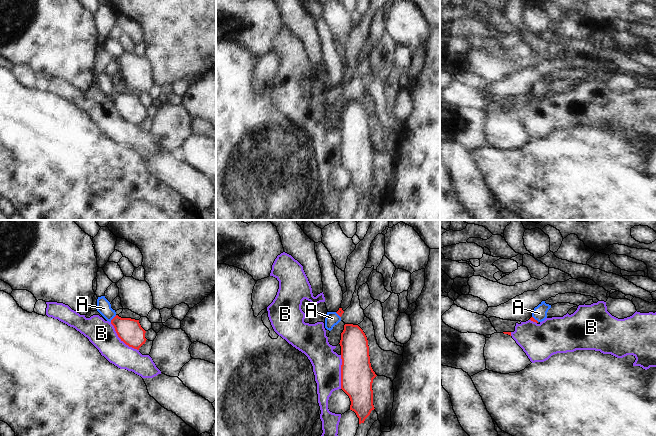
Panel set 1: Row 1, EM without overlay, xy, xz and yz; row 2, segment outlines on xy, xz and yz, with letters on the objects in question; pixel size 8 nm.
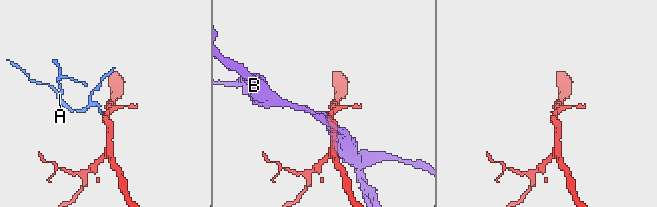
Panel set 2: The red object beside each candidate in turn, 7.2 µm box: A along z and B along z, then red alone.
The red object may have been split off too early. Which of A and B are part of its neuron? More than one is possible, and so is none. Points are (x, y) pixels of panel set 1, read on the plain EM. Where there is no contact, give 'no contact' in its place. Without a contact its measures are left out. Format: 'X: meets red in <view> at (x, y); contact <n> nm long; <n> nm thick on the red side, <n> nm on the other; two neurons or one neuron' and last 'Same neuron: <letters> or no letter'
A: meets red in xy at (113, 94); contact 80 nm long; 190 nm thick on the red side, 110 nm on the other; one neuron
B: meets red in xy at (121, 115); contact 320 nm long; 190 nm thick on the red side, 220 nm on the other; two neurons
Same neuron: A

